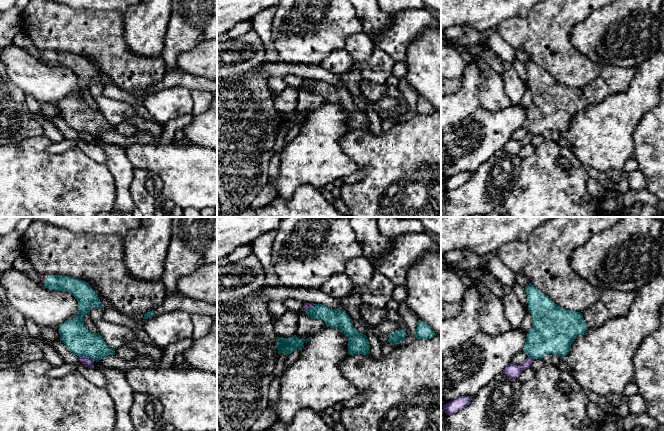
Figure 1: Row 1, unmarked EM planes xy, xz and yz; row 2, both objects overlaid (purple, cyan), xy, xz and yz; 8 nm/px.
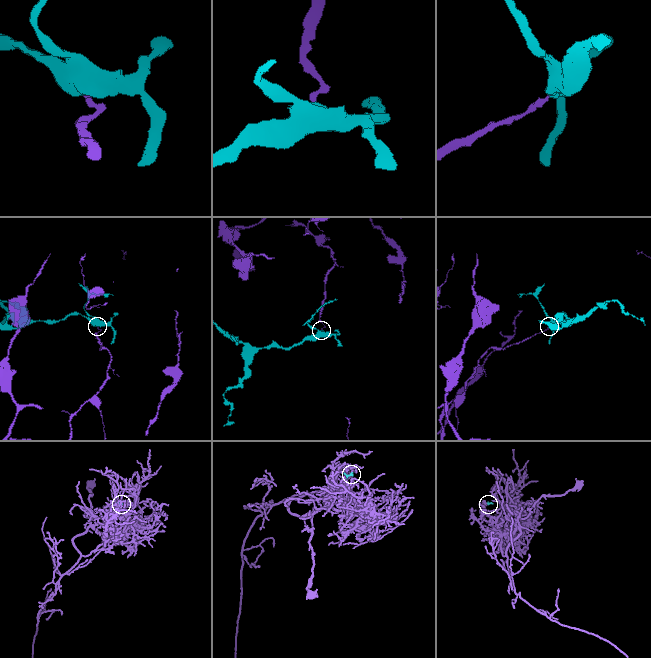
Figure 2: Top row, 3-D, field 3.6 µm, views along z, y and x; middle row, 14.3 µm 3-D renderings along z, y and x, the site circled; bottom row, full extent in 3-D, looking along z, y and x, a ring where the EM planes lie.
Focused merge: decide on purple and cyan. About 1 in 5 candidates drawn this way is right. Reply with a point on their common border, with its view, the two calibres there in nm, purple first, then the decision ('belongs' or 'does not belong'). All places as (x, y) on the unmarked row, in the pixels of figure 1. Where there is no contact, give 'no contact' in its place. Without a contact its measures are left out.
meets purple in xy at (87, 133); 80 nm thick on the purple side, 220 nm on the other; does not belong

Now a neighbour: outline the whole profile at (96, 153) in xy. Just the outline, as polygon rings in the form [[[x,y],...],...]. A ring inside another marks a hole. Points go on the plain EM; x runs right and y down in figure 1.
[[[25,94],[25,97],[26,105],[32,115],[49,120],[60,130],[65,139],[75,139],[77,142],[76,147],[81,149],[88,157],[90,157],[92,160],[99,164],[106,164],[107,157],[104,150],[101,147],[90,145],[83,141],[80,138],[79,132],[70,128],[66,124],[65,120],[61,117],[61,115],[58,115],[56,117],[46,116],[43,113],[40,104],[35,100],[35,98],[32,95]]]

